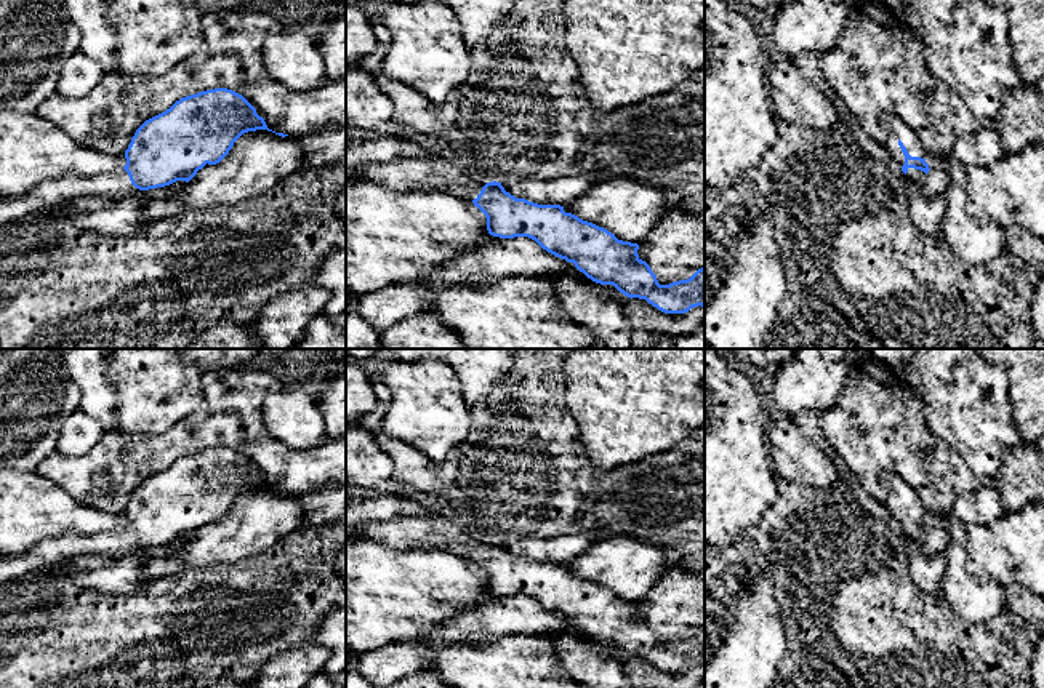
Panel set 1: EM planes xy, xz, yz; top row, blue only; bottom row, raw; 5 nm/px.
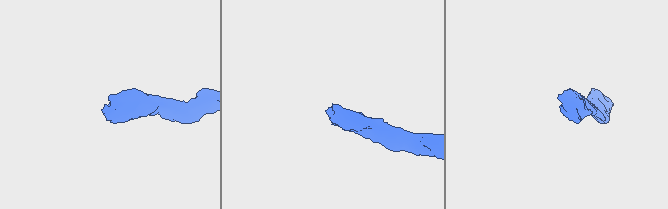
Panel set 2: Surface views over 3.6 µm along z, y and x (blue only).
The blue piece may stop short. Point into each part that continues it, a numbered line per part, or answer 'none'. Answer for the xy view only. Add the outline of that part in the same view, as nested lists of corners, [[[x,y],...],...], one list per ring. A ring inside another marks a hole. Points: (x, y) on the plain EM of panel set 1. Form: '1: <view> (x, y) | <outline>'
1: xy (52, 552) | [[[122,528],[93,536],[67,534],[38,542],[24,554],[0,554],[0,584],[22,578],[29,573],[51,570],[66,560],[88,555],[128,555],[139,550],[128,531]]]

